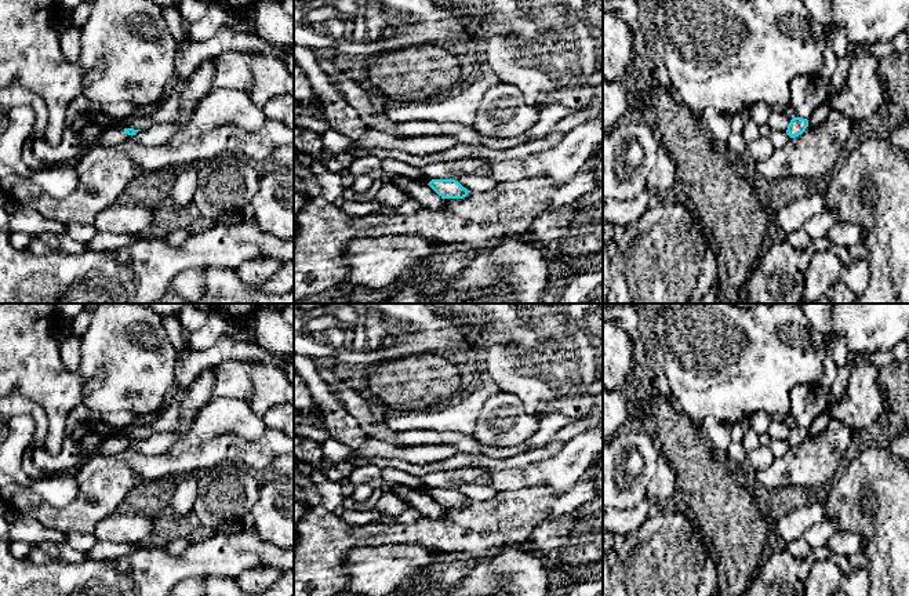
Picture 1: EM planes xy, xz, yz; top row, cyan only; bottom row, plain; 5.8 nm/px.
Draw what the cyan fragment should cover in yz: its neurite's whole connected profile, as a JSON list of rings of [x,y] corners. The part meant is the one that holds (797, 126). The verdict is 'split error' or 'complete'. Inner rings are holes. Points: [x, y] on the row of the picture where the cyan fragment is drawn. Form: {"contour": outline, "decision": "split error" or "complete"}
{"contour": [[[793,117],[788,126],[786,132],[790,138],[796,138],[801,135],[807,127],[808,127],[807,119]]], "decision": "complete"}

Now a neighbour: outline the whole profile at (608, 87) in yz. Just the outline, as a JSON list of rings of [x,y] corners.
[[[603,79],[603,134],[633,113],[623,80]]]

